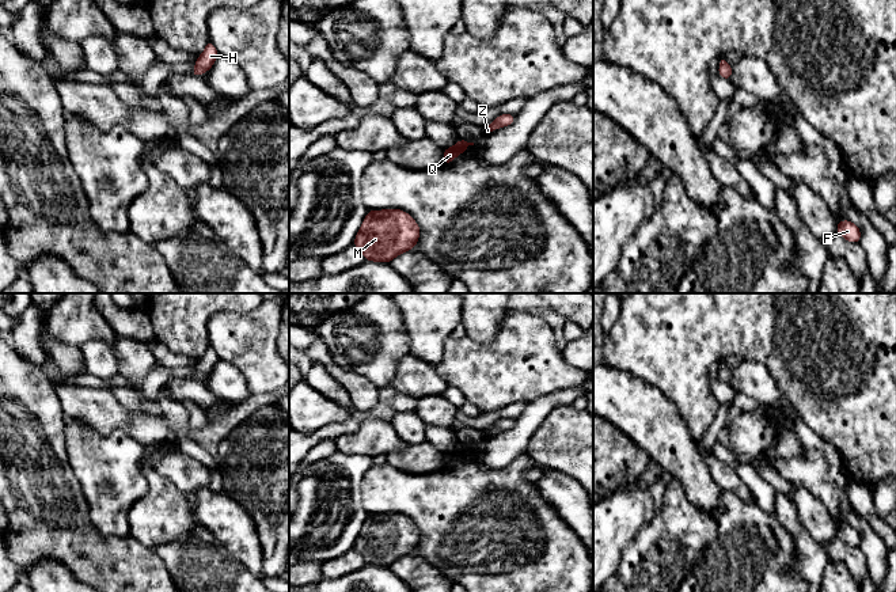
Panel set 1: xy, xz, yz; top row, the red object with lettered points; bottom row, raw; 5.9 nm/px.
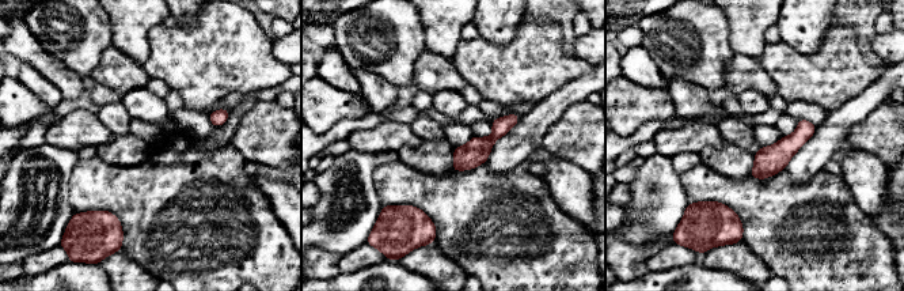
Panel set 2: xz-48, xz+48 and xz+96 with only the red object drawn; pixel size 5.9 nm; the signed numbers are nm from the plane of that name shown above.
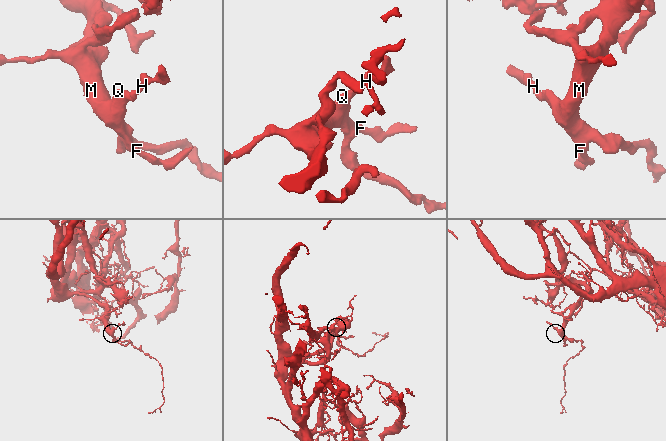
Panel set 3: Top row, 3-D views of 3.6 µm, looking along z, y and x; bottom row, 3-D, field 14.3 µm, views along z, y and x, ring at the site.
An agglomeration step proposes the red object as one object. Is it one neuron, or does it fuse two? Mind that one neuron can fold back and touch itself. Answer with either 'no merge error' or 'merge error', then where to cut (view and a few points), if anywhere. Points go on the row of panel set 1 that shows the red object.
no merge error | no cut

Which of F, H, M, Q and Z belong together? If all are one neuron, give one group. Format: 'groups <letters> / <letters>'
groups F H M Q Z

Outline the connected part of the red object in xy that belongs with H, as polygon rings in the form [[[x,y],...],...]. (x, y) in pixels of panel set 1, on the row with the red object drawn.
[[[208,41],[204,53],[200,57],[197,57],[195,68],[190,75],[201,76],[204,72],[212,68],[217,57],[219,57],[219,53],[216,48],[210,41]]]

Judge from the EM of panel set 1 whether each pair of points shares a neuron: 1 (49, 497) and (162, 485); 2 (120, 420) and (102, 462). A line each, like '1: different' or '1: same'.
1: different
2: different

